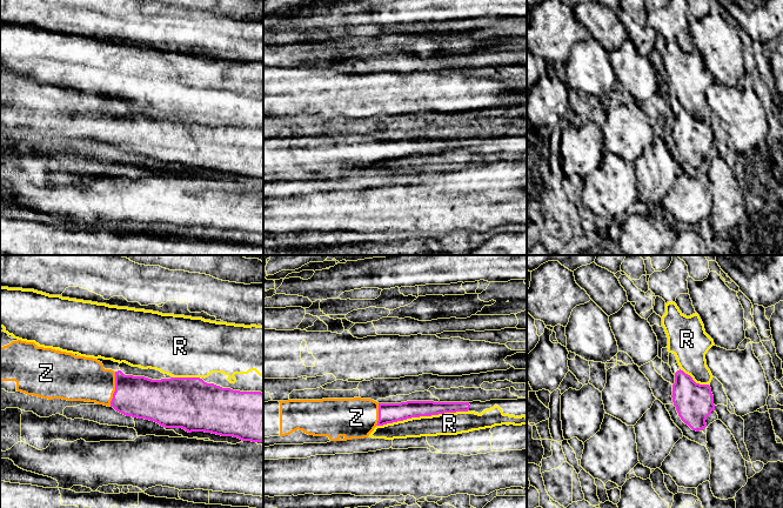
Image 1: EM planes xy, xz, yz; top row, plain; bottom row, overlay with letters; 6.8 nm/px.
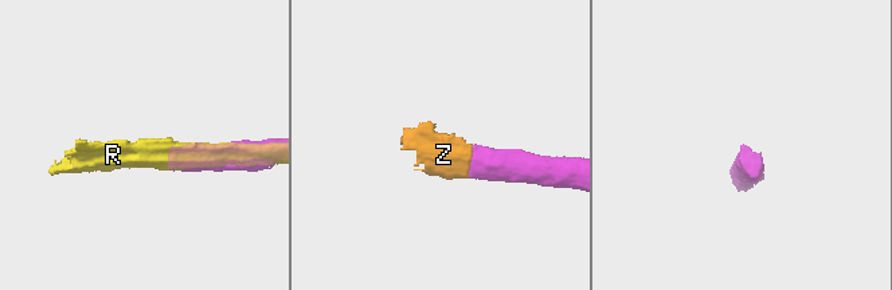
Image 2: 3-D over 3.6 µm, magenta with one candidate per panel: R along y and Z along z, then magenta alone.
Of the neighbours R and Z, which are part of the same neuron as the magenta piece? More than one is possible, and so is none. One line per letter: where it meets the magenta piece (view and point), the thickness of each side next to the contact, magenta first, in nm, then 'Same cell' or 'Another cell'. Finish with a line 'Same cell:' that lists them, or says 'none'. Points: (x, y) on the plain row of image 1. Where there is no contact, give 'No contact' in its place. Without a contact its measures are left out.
R: Touches magenta at xz (422, 152). Thickness 140 nm (magenta) against 160 nm. Another cell
Z: Touches magenta at xy (115, 125). Thickness 280 nm (magenta) against 300 nm. Same cell
Same cell: Z

